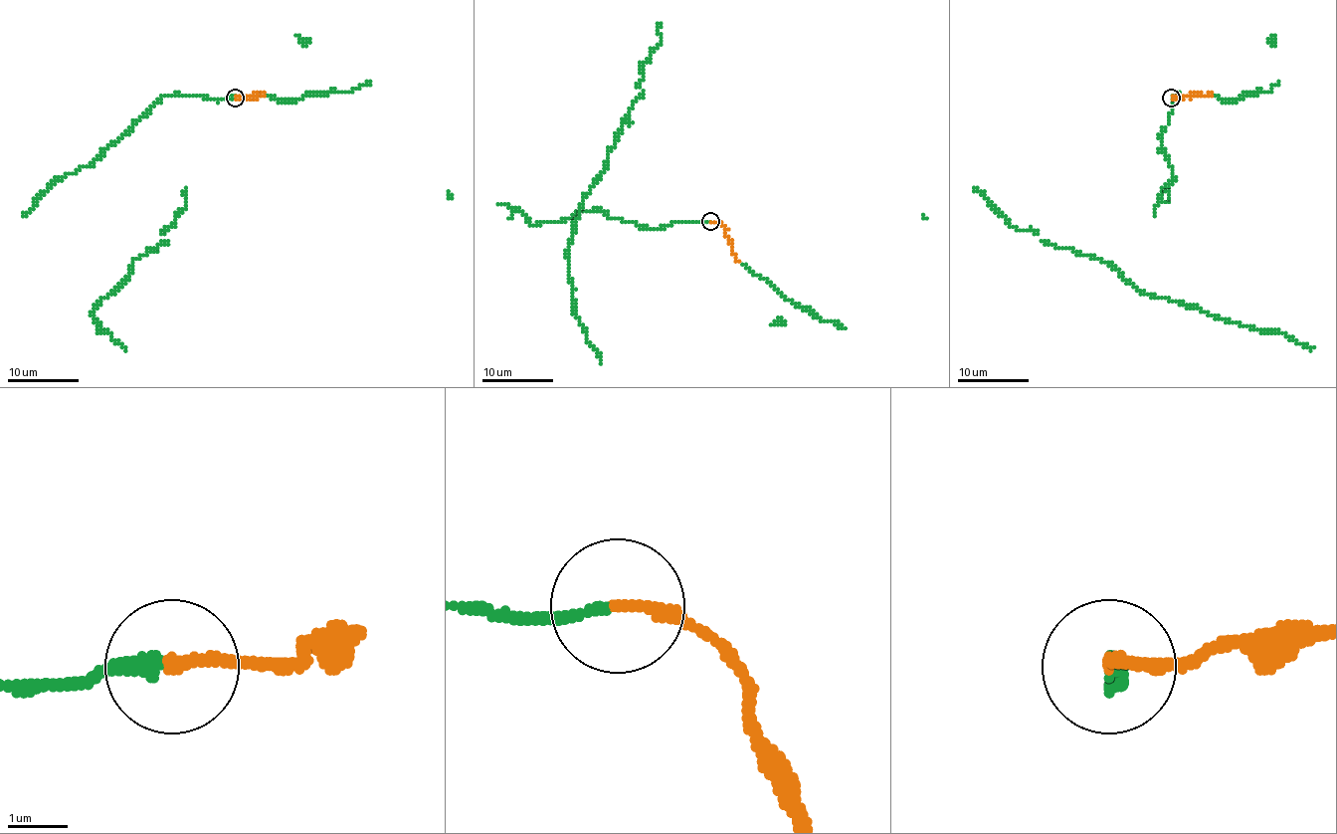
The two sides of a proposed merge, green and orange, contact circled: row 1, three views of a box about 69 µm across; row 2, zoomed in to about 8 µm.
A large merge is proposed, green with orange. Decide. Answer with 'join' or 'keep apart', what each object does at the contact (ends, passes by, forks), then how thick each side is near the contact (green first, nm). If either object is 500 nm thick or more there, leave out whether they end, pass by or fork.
join; green ends there; orange ends there; 200 nm thick on the green side, 200 nm on the other

